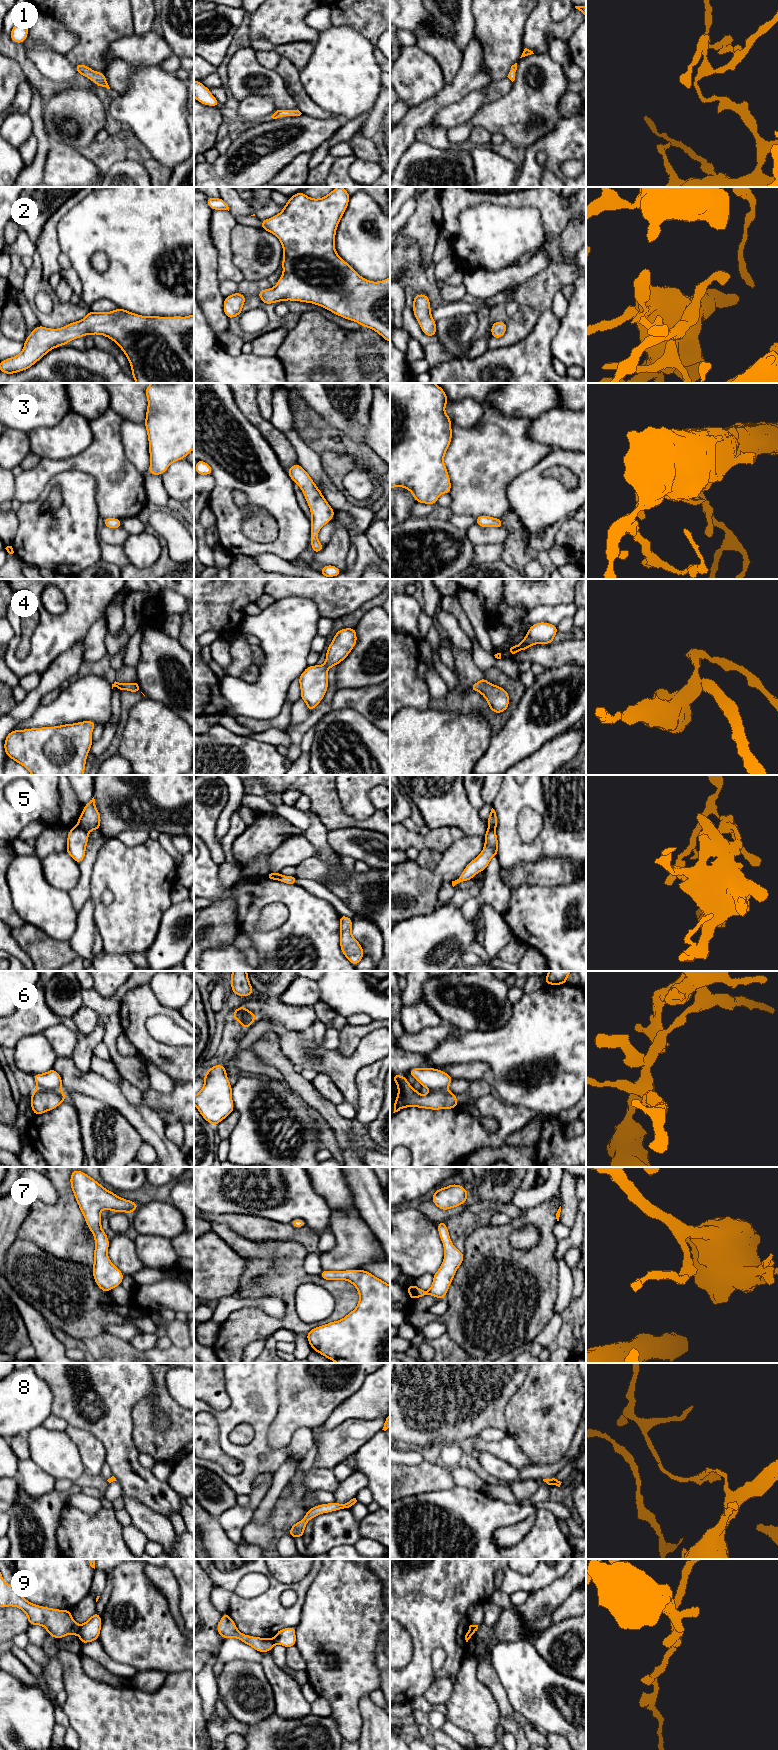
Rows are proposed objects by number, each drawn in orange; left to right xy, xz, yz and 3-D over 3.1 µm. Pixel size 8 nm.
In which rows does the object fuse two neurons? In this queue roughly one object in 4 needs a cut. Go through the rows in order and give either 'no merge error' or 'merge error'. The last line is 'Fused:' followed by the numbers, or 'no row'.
1: no merge error
2: no merge error
3: no merge error
4: no merge error
5: merge error
6: merge error
7: no merge error
8: no merge error
9: merge error
Fused: 5, 6, 9

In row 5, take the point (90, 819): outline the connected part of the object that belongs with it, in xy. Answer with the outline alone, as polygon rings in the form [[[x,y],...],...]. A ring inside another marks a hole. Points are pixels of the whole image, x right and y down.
[[[94,797],[85,804],[83,812],[79,816],[77,823],[78,826],[87,833],[92,830],[100,830],[101,817],[95,806]]]

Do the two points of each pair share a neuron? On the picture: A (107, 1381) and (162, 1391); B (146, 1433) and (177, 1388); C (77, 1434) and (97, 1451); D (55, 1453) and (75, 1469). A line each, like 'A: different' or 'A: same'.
A: different
B: different
C: same
D: same

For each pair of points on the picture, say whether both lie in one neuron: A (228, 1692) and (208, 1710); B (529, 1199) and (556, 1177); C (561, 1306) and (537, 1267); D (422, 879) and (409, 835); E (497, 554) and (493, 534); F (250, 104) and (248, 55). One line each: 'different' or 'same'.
A: different
B: same
C: different
D: different
E: different
F: different

